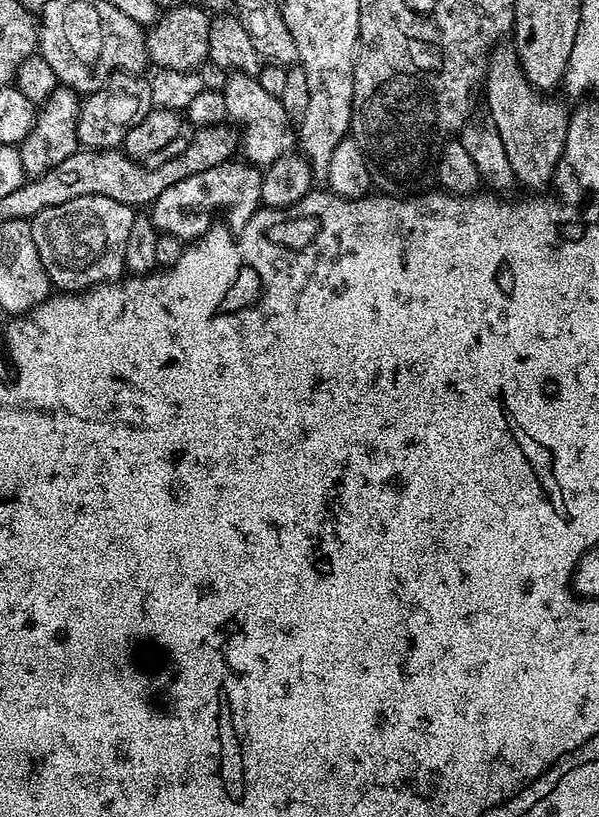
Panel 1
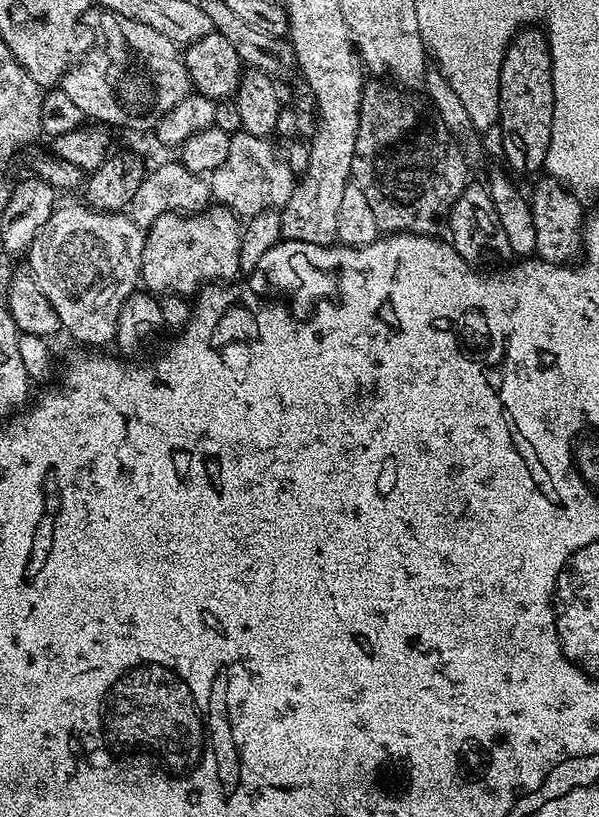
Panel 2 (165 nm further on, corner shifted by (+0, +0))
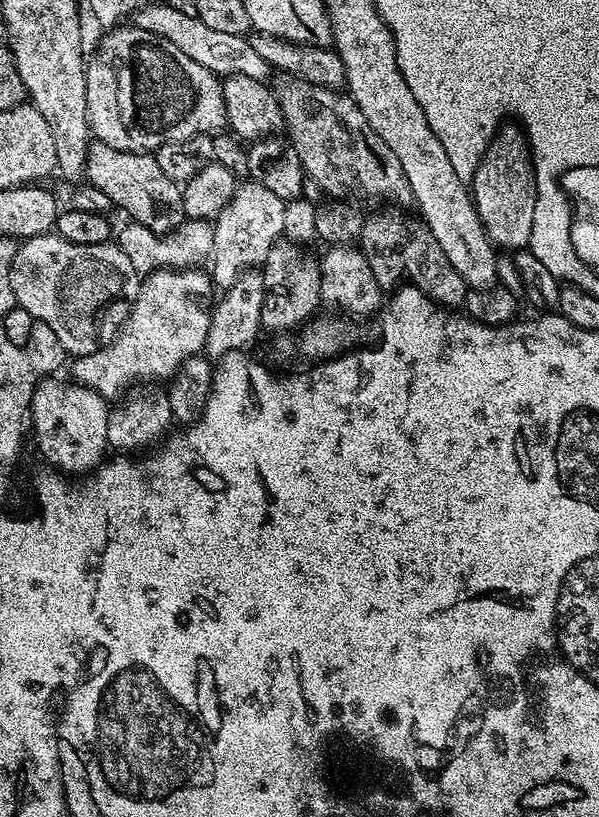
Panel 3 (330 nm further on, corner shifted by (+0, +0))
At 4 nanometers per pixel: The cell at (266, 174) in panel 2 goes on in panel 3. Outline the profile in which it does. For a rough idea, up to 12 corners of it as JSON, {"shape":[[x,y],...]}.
{"shape":[[237,185],[214,225],[210,275],[227,290],[285,233],[286,202]]}

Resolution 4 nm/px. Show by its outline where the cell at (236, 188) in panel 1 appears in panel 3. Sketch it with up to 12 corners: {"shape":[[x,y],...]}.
{"shape":[[204,270],[143,277],[113,344],[71,361],[112,402],[168,382],[205,347]]}

